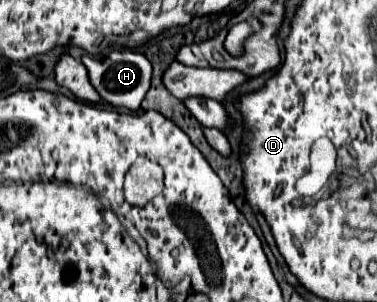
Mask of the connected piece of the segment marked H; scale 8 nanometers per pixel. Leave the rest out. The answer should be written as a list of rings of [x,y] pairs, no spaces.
[[[123,50],[123,52],[111,52],[109,56],[105,56],[101,60],[95,60],[91,56],[83,56],[83,64],[89,72],[91,84],[101,94],[103,100],[107,100],[113,106],[123,106],[129,110],[137,110],[141,106],[141,102],[151,86],[151,74],[153,74],[153,66],[143,54]]]

